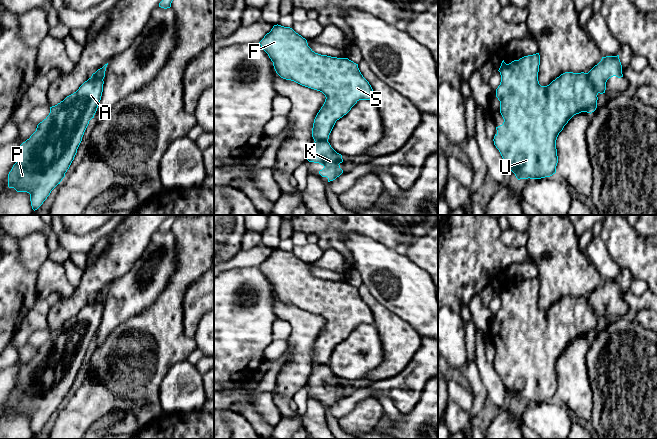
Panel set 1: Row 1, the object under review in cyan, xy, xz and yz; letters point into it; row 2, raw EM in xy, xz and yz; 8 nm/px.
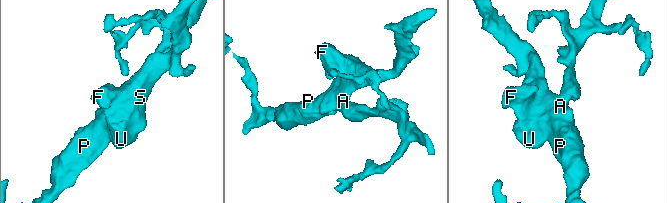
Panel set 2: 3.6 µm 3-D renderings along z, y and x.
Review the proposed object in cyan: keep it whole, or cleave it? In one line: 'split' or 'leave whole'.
split

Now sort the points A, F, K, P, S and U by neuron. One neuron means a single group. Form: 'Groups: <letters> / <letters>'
Groups: A F P S U / K

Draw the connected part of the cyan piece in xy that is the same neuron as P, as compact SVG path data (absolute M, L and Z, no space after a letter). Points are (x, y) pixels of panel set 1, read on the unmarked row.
M89 302L73 318L50 331L49 339L37 349L36 355L23 366L16 387L8 398L8 411L30 418L32 433L37 434L62 405L82 365L89 345L94 342L103 316L104 305Z

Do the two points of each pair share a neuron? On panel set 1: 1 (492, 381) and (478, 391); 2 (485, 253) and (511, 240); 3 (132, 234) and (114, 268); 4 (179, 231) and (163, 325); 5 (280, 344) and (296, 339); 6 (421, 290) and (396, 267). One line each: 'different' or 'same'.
1: different
2: different
3: same
4: same
5: different
6: same

